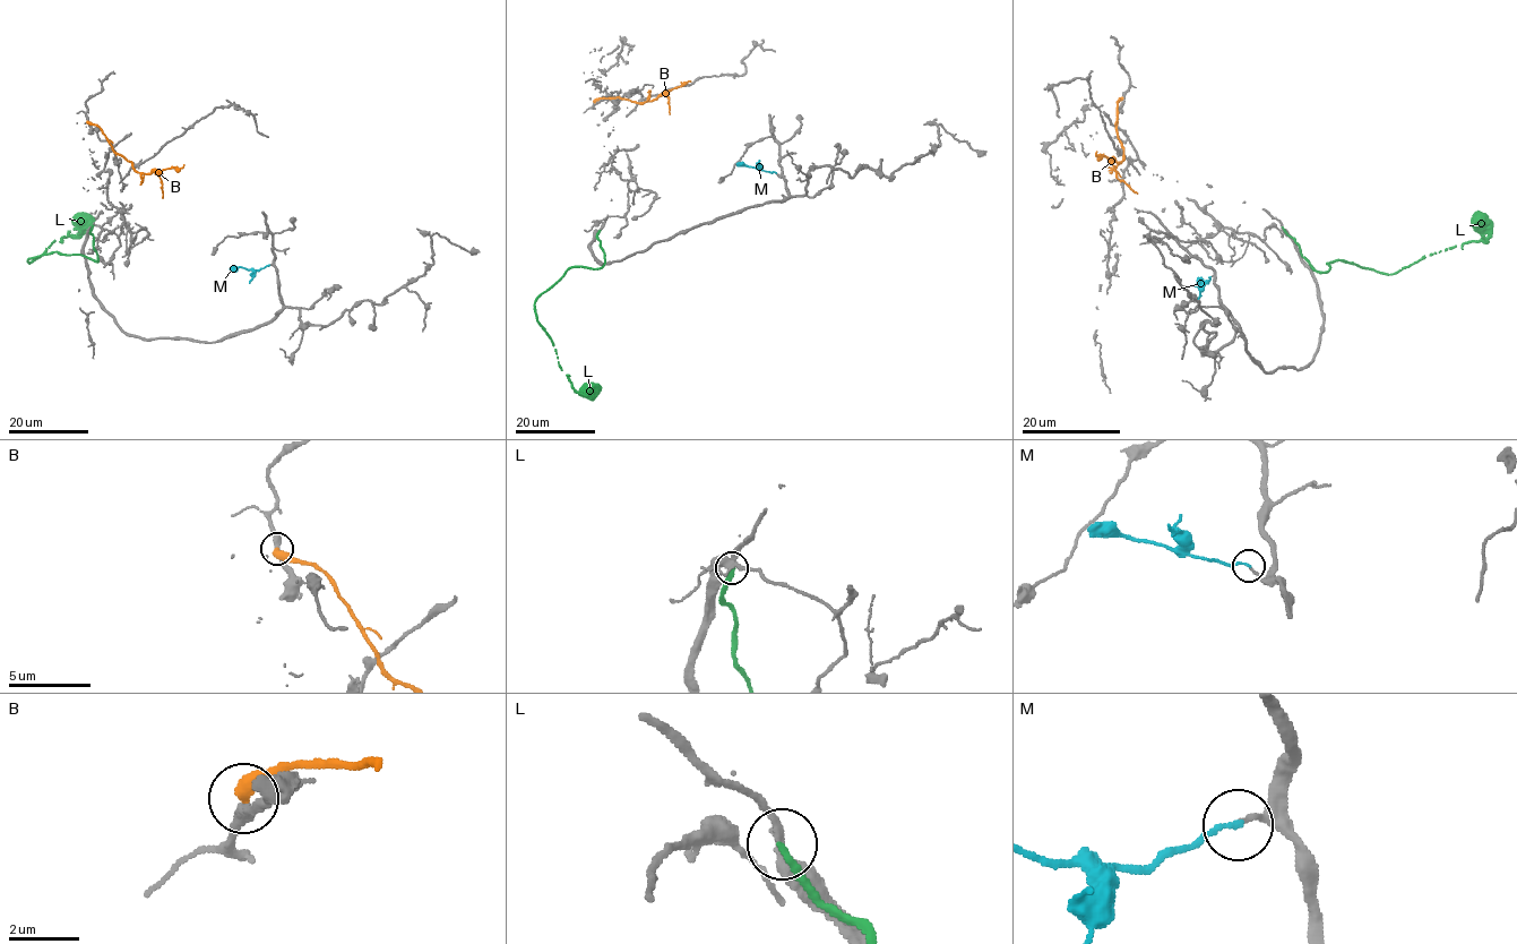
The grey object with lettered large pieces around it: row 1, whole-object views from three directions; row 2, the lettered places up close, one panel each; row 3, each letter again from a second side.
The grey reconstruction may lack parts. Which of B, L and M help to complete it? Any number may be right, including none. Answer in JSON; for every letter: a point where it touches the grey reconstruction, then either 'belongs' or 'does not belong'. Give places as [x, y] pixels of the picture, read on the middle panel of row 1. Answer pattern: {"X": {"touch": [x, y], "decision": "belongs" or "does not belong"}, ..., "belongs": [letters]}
{"B": {"touch": [594, 102], "decision": "does not belong"}, "L": {"touch": [600, 231], "decision": "belongs"}, "M": {"touch": [776, 172], "decision": "belongs"}, "belongs": ["L", "M"]}

